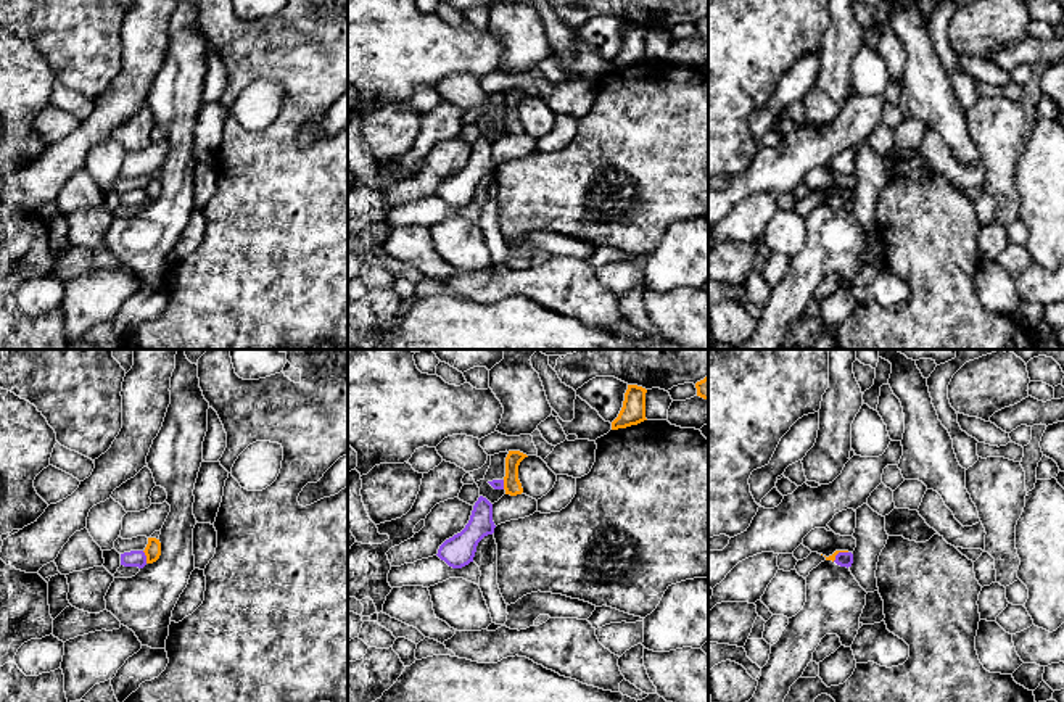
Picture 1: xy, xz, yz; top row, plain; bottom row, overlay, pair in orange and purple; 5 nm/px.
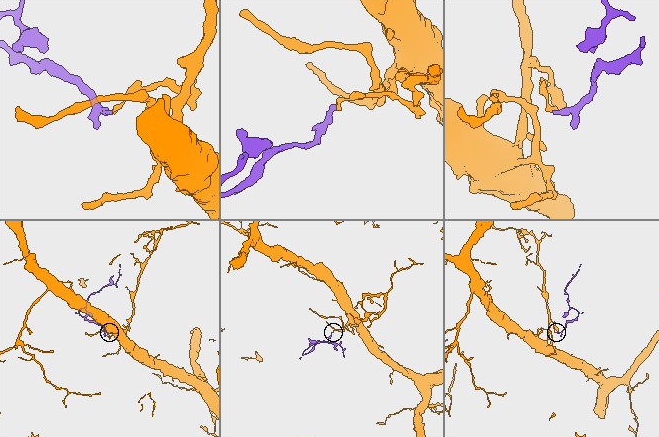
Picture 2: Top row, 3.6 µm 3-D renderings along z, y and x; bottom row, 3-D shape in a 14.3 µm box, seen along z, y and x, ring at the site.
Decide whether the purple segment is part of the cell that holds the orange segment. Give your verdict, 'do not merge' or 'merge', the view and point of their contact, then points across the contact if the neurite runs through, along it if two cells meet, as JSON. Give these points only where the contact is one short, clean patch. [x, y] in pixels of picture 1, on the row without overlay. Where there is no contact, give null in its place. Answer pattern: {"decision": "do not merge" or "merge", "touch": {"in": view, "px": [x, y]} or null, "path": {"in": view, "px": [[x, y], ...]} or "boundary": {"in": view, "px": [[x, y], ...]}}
{"decision": "do not merge", "touch": {"in": "xy", "px": [147, 197]}, "boundary": {"in": "xy", "px": [[142, 190], [147, 202]]}}

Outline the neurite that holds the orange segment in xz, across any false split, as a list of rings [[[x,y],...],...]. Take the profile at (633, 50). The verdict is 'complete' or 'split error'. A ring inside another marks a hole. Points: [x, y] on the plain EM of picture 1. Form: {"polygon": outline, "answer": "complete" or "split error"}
{"polygon": [[[628,24],[623,47],[618,56],[612,61],[612,69],[637,64],[645,58],[645,32],[647,29],[637,24]]], "answer": "complete"}

